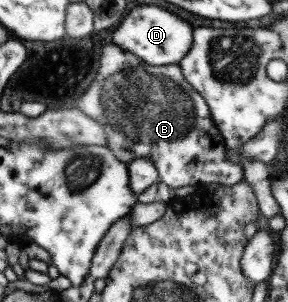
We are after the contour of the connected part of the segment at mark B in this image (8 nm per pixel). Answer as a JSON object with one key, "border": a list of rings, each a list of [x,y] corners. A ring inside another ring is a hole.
{"border":[[[109,43],[101,49],[96,76],[77,99],[75,107],[103,126],[106,139],[104,146],[109,148],[119,161],[128,164],[137,158],[150,159],[158,171],[158,181],[169,188],[209,183],[233,186],[244,181],[242,167],[230,160],[222,135],[210,118],[207,104],[185,81],[177,64],[149,66],[135,55],[121,51],[117,45]]]}

